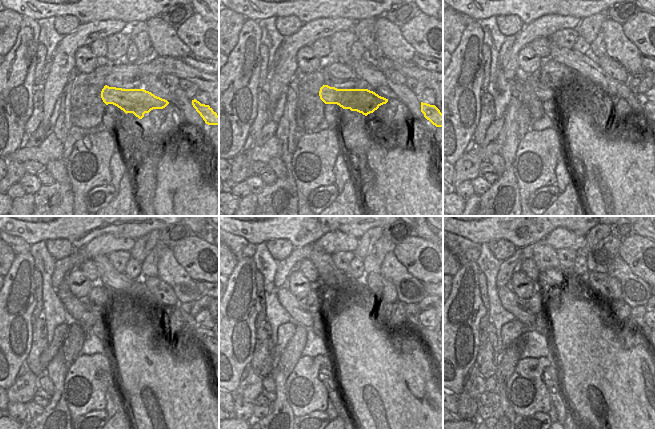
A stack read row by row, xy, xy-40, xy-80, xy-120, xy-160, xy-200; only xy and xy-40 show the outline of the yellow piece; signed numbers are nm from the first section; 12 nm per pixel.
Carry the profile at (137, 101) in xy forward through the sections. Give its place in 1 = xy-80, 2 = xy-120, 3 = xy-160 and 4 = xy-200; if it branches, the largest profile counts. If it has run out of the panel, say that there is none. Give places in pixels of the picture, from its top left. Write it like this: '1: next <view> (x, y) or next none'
1: next xy-80 (544, 93)
2: next xy-120 (76, 309)
3: next xy-160 (291, 303)
4: next xy-200 (510, 301)

